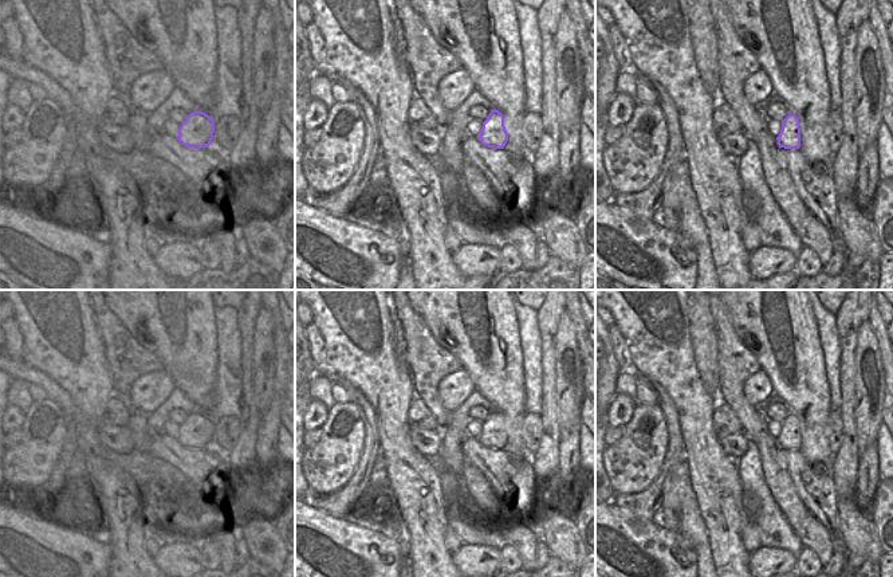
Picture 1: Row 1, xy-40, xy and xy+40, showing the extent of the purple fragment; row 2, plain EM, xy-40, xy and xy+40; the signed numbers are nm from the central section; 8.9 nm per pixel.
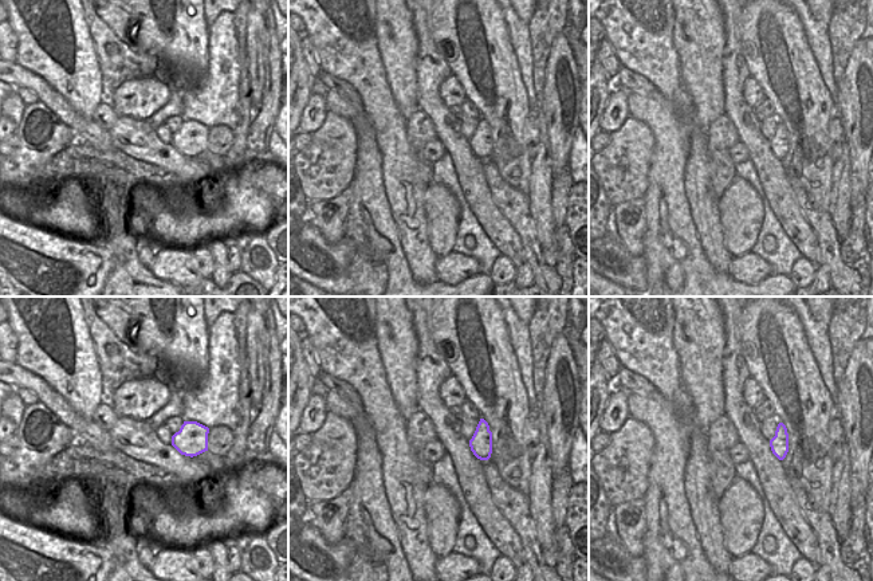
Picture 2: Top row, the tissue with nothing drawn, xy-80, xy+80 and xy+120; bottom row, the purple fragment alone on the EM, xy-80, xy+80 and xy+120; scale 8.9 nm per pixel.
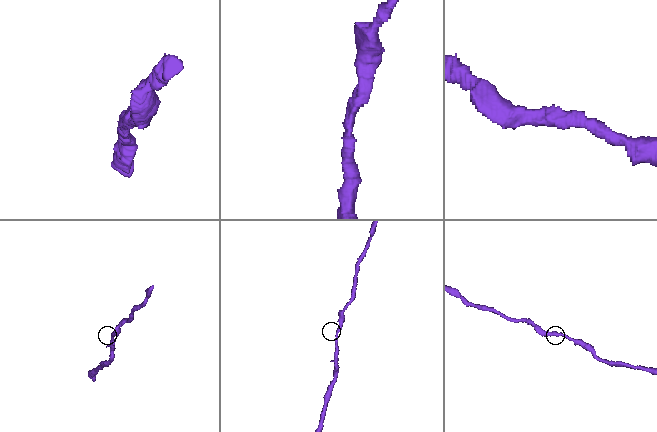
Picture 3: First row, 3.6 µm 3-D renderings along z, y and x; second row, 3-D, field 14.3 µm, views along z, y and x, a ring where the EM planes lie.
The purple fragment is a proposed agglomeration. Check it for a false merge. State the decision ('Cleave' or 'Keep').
Cleave.

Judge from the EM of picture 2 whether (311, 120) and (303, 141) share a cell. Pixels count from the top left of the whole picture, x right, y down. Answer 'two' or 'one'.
two

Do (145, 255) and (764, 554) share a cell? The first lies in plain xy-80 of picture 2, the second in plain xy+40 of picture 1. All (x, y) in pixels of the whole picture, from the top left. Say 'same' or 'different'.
different

